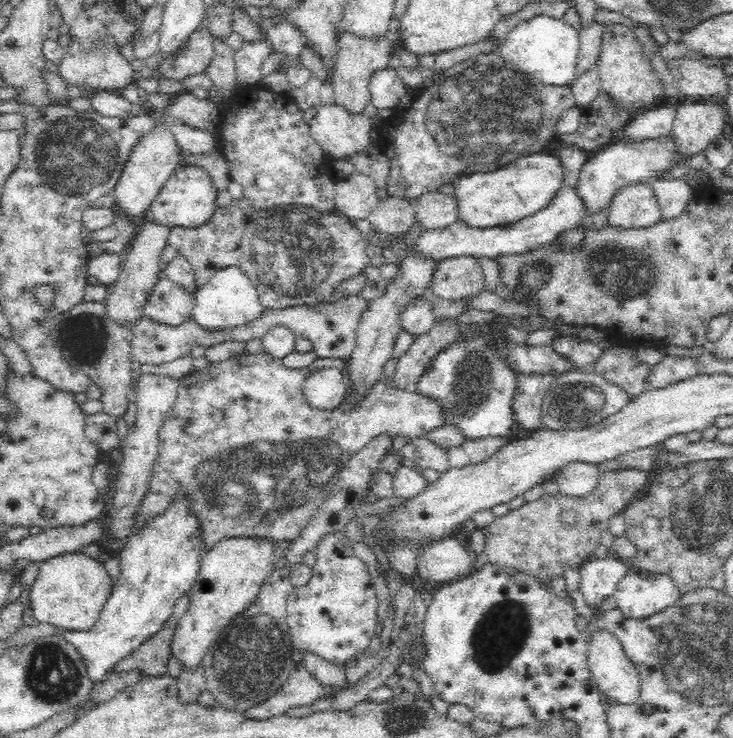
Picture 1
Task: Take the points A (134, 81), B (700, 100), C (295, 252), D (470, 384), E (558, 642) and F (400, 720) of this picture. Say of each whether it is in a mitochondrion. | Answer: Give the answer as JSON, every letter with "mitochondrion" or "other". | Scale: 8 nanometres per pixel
{"A":"other","B":"other","C":"mitochondrion","D":"mitochondrion","E":"other","F":"mitochondrion"}

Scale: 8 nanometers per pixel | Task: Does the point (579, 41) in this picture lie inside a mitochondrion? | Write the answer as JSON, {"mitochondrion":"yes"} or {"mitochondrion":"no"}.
{"mitochondrion":"no"}

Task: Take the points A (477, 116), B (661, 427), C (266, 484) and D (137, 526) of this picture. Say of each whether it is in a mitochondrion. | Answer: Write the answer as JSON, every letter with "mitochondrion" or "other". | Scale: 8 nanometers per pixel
{"A":"mitochondrion","B":"other","C":"mitochondrion","D":"other"}

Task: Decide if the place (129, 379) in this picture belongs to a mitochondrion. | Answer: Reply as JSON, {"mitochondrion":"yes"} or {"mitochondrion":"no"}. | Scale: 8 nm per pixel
{"mitochondrion":"no"}

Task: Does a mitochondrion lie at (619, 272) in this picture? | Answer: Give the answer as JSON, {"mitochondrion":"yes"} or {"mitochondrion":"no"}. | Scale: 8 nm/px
{"mitochondrion":"yes"}

